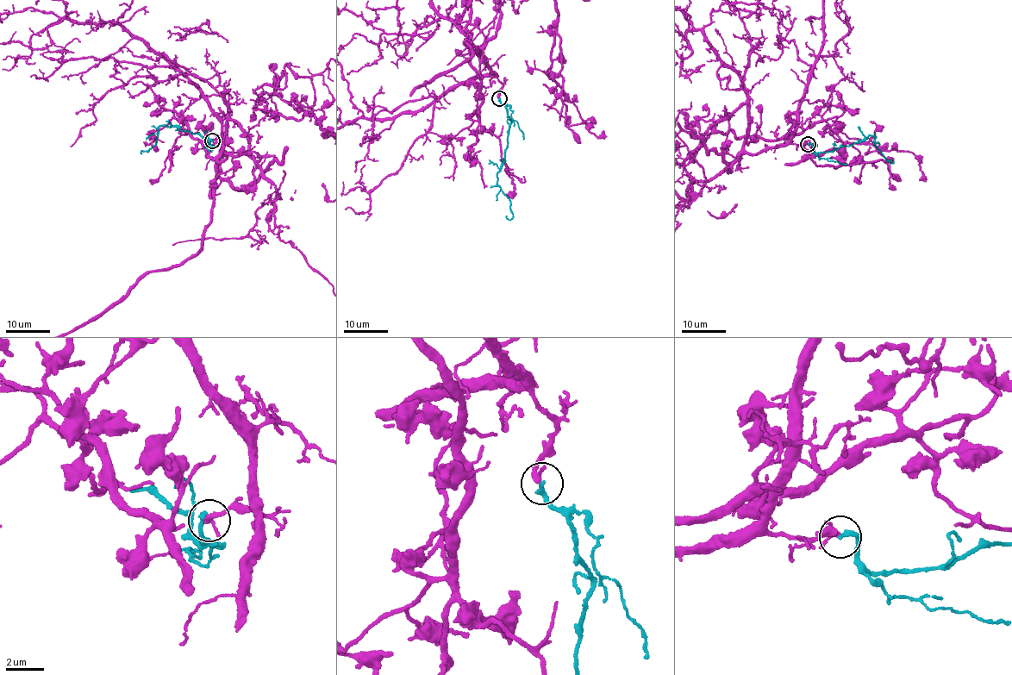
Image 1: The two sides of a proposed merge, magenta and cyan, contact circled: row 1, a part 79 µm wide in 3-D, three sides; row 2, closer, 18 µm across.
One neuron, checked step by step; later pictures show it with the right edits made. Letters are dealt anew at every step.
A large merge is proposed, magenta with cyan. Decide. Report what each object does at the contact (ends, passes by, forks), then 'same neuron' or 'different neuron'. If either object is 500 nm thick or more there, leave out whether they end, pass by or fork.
magenta passes by; cyan ends; same neuron

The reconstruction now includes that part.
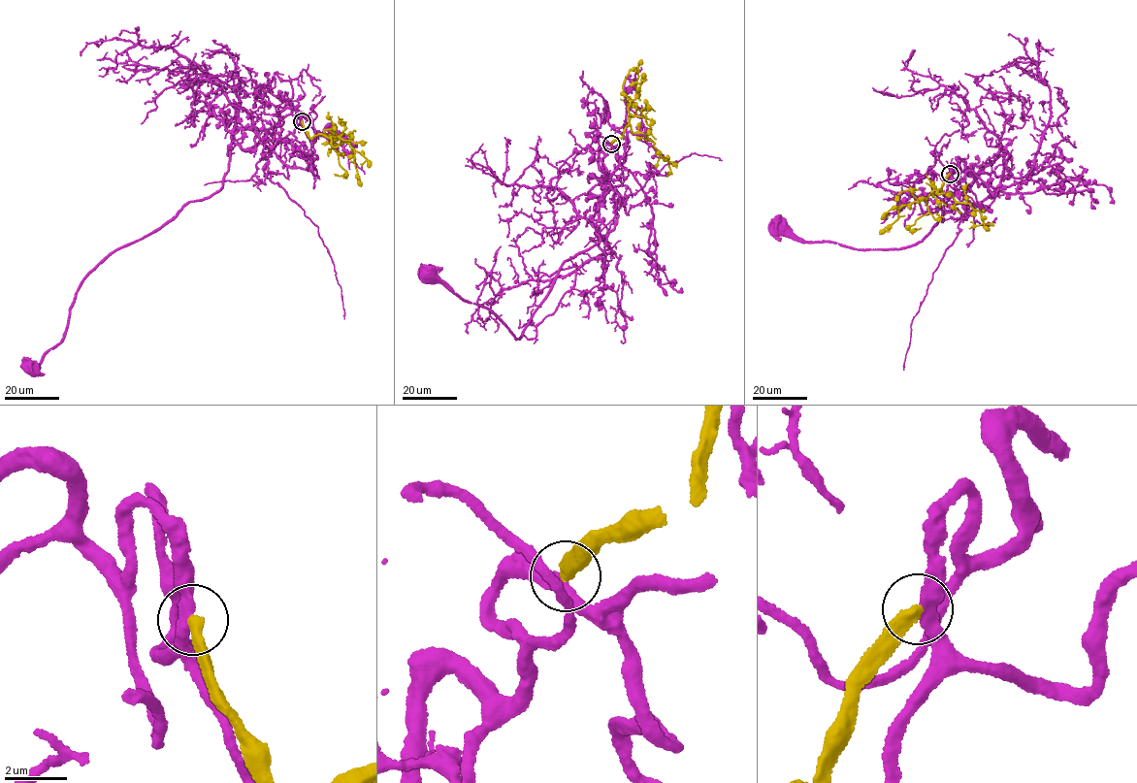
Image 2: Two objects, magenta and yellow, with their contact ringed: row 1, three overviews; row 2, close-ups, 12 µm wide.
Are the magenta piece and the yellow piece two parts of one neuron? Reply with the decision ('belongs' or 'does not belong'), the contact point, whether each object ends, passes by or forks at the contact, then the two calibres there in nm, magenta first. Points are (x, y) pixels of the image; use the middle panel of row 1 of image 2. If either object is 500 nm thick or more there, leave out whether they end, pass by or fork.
does not belong | (611, 144) | magenta passes by | yellow ends | 400/400 nm

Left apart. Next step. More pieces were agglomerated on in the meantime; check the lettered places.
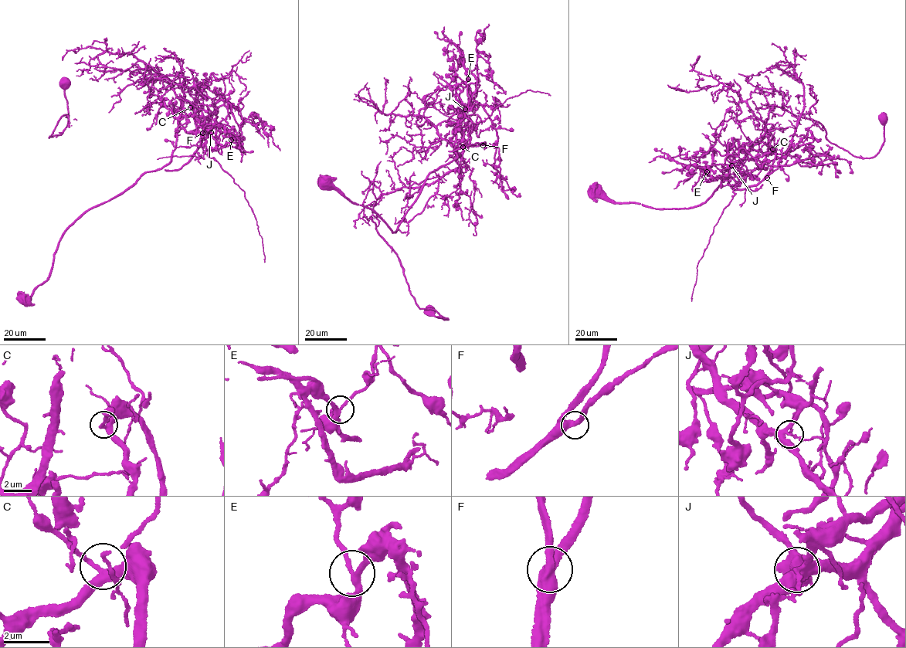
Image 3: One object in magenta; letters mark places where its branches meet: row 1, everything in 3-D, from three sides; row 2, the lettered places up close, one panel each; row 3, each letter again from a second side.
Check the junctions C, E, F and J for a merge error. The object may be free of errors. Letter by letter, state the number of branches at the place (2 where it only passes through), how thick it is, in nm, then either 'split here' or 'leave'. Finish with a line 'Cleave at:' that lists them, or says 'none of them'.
C: branches 3; calibre 320 nm; leave
E: branches 3; calibre 240 nm; leave
F: branches 3; calibre 360 nm; leave
J: branches 3; calibre 240 nm; split here
Cleave at: J

